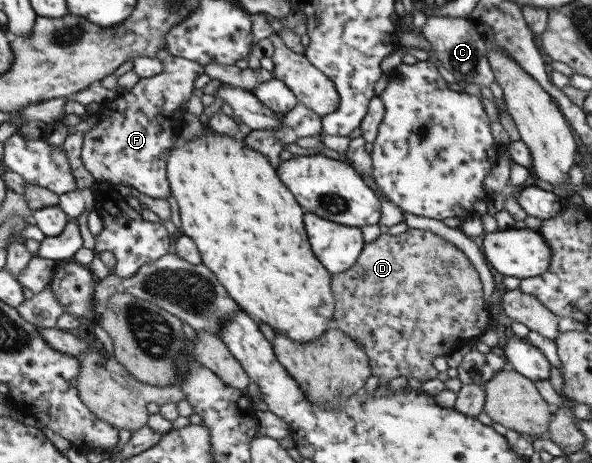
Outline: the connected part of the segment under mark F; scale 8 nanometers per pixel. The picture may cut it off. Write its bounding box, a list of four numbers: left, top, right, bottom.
[80,51,204,198]

